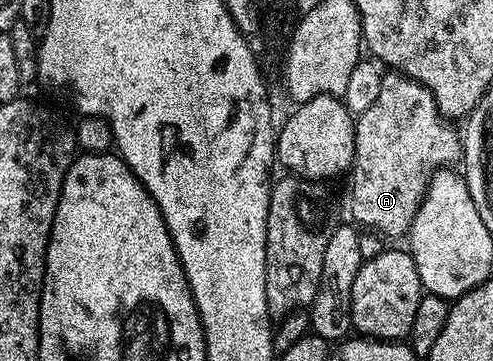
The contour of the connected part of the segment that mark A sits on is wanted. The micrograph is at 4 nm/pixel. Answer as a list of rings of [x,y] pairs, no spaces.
[[[391,70],[385,71],[382,78],[382,86],[378,89],[378,99],[370,106],[370,110],[366,110],[361,116],[355,117],[356,121],[356,153],[352,159],[352,166],[350,169],[350,177],[352,176],[352,216],[351,219],[357,225],[362,225],[365,229],[371,230],[374,233],[379,233],[384,238],[389,236],[403,237],[408,229],[412,226],[412,219],[415,218],[416,212],[420,209],[420,204],[424,201],[424,192],[428,189],[428,184],[432,180],[432,175],[435,172],[447,169],[449,166],[461,159],[462,156],[462,136],[459,131],[456,132],[451,123],[441,116],[438,106],[434,102],[434,98],[430,94],[430,90],[426,90],[424,86],[418,82],[414,82],[409,76],[402,75],[401,72],[394,72]]]

